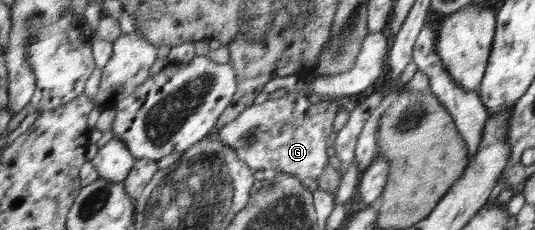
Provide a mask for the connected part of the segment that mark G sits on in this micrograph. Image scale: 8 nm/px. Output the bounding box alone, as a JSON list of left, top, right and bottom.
[218,92,339,191]

